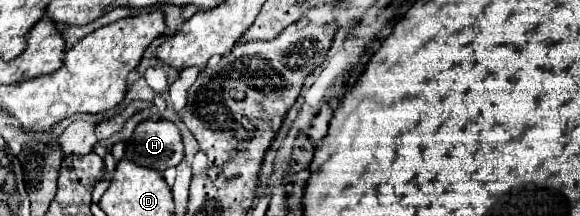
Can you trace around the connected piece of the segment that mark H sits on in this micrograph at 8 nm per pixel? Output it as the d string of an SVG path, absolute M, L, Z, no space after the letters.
M144 120L126 142L126 158L140 166L164 172L182 162L184 144L180 130L168 120Z

